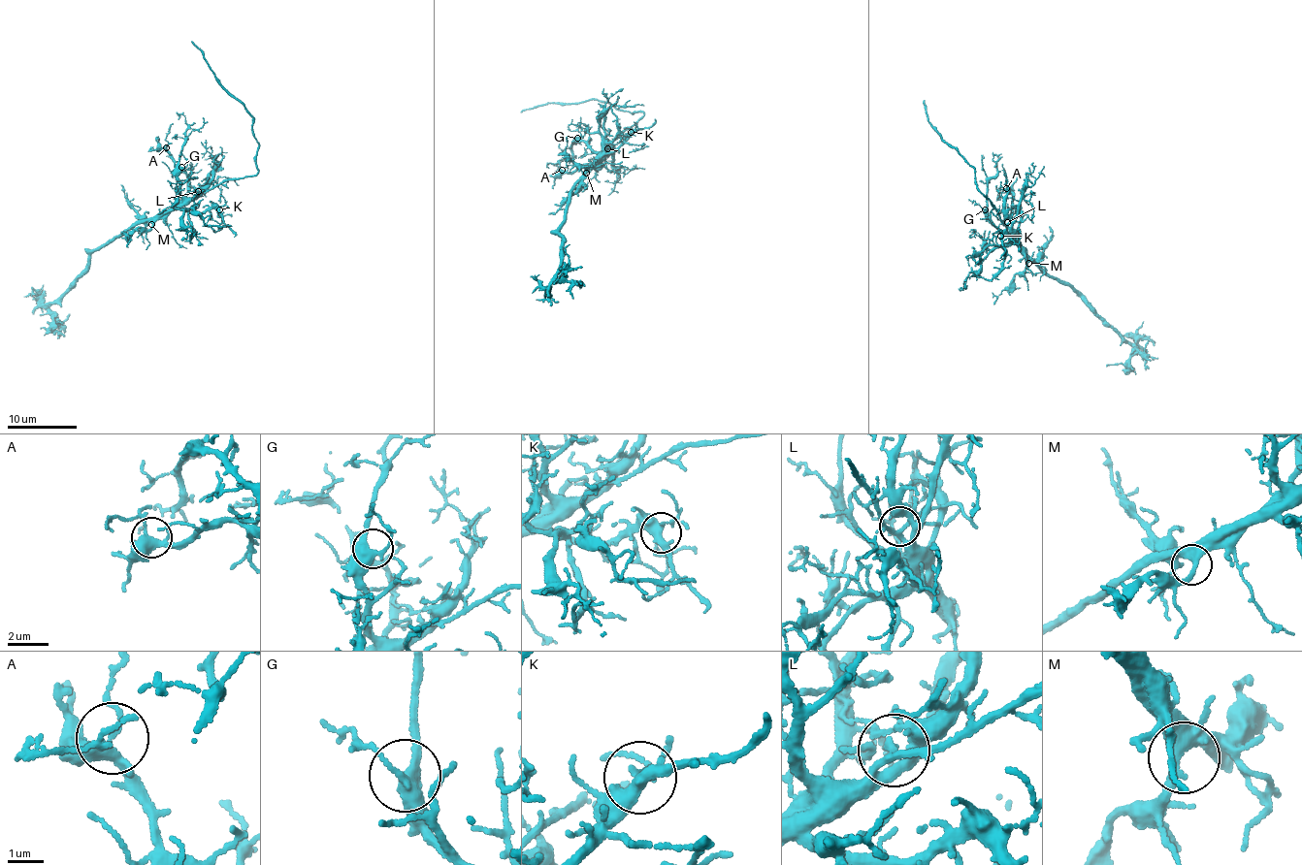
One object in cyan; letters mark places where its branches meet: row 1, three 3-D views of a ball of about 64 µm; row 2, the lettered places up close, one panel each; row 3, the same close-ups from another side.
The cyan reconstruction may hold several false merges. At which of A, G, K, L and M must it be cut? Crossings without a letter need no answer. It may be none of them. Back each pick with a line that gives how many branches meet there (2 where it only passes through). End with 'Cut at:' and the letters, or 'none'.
Cut at: none

